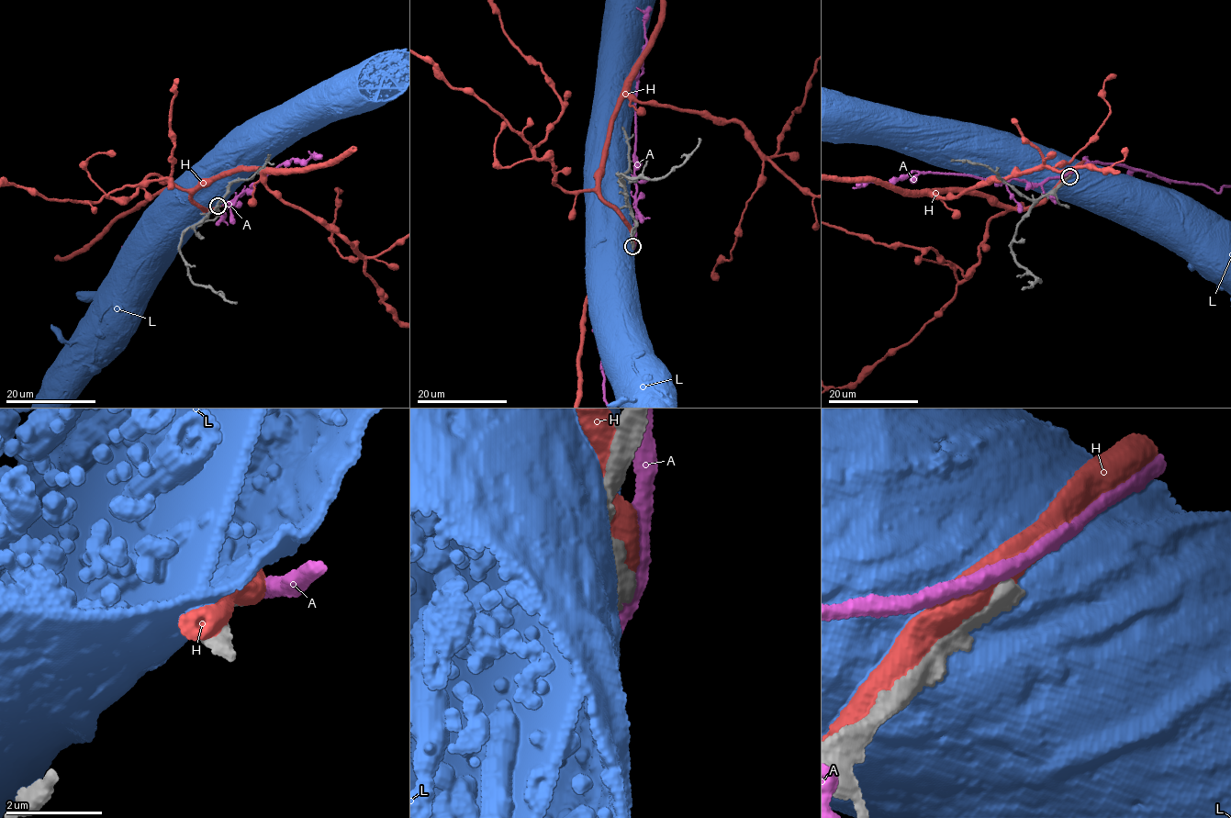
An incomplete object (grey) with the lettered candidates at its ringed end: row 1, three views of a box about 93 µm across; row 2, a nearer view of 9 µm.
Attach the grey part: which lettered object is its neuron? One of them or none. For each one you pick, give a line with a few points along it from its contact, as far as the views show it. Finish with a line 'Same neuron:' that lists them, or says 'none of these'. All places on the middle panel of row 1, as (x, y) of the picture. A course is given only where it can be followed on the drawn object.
Same neuron: none of these

